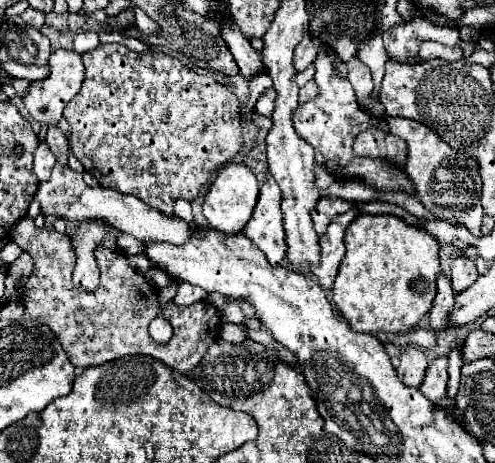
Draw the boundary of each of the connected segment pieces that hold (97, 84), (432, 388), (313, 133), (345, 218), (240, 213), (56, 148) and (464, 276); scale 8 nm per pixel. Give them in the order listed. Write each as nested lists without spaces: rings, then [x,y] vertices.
[[[100,44],[82,54],[86,78],[80,92],[66,104],[64,118],[70,126],[70,150],[100,186],[138,196],[148,206],[172,216],[174,200],[194,200],[210,174],[234,158],[242,146],[240,102],[212,76],[196,74],[180,60],[146,52],[136,54],[122,44]]]
[[[444,356],[444,358],[434,360],[428,366],[428,372],[420,386],[420,392],[430,402],[440,402],[446,396],[446,384],[448,384],[448,374],[446,374],[446,356]]]
[[[322,48],[314,66],[316,66],[316,84],[320,88],[320,96],[316,100],[310,100],[306,104],[300,104],[294,114],[292,114],[292,124],[294,130],[298,132],[300,138],[304,138],[316,152],[316,162],[322,164],[334,178],[352,178],[358,176],[362,178],[366,184],[376,186],[378,190],[402,190],[408,194],[414,194],[414,188],[410,184],[410,178],[406,176],[406,172],[384,164],[384,160],[370,160],[370,158],[360,158],[352,152],[352,142],[358,136],[358,132],[370,128],[370,126],[378,126],[382,130],[386,130],[386,122],[384,120],[376,120],[374,116],[370,116],[368,112],[364,112],[358,102],[356,102],[356,94],[354,88],[350,84],[348,78],[342,78],[338,74],[338,70],[334,68],[334,64],[338,62],[338,54],[334,50]]]
[[[350,208],[348,212],[336,216],[326,232],[320,236],[320,248],[322,248],[322,262],[320,266],[314,266],[312,272],[314,276],[318,278],[320,286],[324,290],[328,290],[334,280],[336,280],[336,274],[338,274],[338,268],[340,268],[340,262],[344,258],[344,252],[346,252],[346,246],[344,246],[344,232],[348,228],[348,224],[358,216],[360,212],[356,208]]]
[[[226,164],[224,168],[220,168],[216,180],[212,182],[208,194],[204,196],[204,206],[202,212],[206,216],[206,220],[210,222],[212,228],[226,232],[226,234],[238,234],[246,222],[252,216],[252,210],[256,206],[258,200],[258,180],[252,174],[252,170],[244,164]]]
[[[50,126],[48,128],[48,136],[46,136],[46,144],[50,146],[52,154],[56,156],[56,160],[66,166],[68,164],[68,138],[66,134],[58,128],[58,126]]]
[[[458,256],[454,262],[452,262],[452,274],[450,274],[450,280],[452,280],[452,288],[456,292],[462,292],[466,288],[470,288],[478,278],[478,270],[476,270],[476,264],[472,258],[468,256]]]

